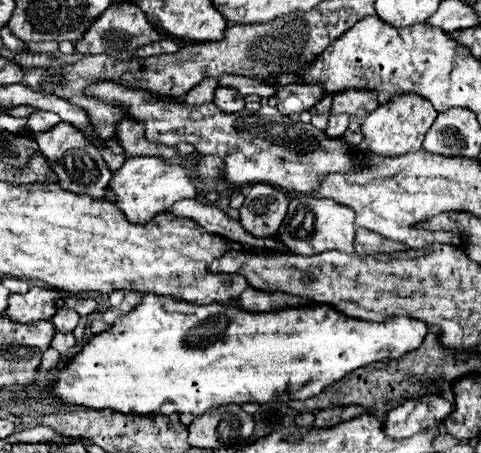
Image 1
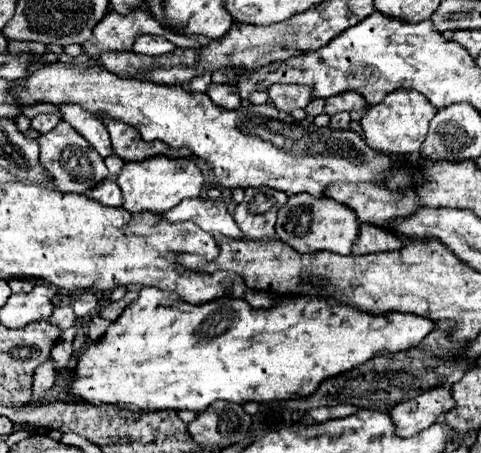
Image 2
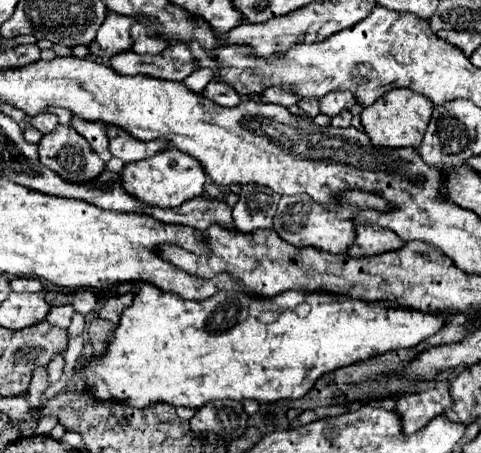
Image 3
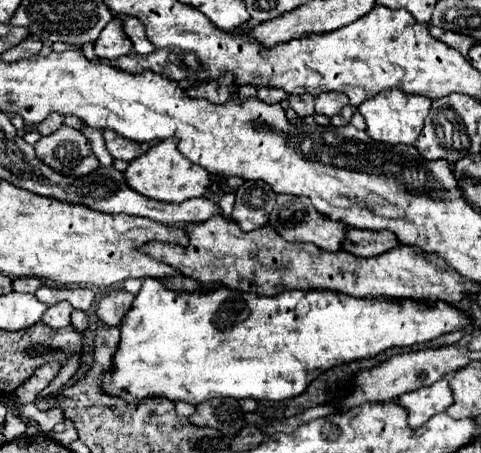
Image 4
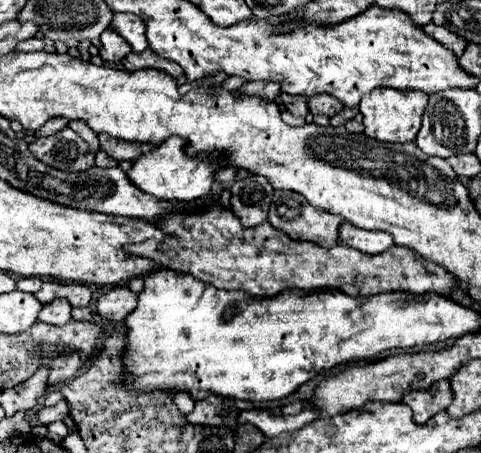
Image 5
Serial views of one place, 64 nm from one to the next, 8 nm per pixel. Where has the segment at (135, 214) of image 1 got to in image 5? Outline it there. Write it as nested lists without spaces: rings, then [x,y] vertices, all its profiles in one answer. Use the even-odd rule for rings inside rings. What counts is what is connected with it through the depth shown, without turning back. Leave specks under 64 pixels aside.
[[[172,136],[158,144],[154,150],[146,152],[144,156],[138,156],[132,162],[132,168],[126,172],[130,182],[136,184],[146,194],[152,194],[160,200],[178,200],[178,202],[188,202],[188,200],[200,200],[210,192],[210,186],[214,182],[214,172],[218,170],[218,164],[212,160],[202,160],[202,158],[190,158],[182,152],[184,142],[178,136]]]

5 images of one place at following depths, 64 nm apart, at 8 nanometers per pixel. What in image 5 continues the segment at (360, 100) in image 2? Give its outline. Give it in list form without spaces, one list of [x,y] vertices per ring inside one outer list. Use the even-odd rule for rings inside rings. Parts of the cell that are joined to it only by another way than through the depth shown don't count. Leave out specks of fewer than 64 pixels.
[[[328,94],[312,96],[308,100],[308,104],[310,104],[312,114],[326,114],[328,118],[332,118],[336,112],[340,112],[344,108],[344,104],[340,100],[336,100],[334,96],[328,96]]]

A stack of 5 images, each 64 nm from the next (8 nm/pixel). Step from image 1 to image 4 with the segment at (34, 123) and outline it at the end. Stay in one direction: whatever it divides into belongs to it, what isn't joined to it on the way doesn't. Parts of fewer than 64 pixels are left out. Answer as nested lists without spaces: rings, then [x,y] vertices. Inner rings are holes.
[[[52,112],[52,114],[48,114],[48,116],[36,126],[36,130],[38,130],[42,136],[48,136],[48,134],[56,132],[56,128],[60,128],[60,126],[62,126],[62,116],[56,114],[56,112]]]

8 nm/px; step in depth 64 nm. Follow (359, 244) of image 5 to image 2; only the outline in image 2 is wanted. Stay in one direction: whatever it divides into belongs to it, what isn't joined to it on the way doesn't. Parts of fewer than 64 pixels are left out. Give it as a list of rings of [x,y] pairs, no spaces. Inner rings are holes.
[[[362,224],[358,230],[358,238],[352,246],[352,254],[372,254],[384,250],[400,250],[404,246],[402,238],[390,234],[388,230],[380,230],[376,226]]]

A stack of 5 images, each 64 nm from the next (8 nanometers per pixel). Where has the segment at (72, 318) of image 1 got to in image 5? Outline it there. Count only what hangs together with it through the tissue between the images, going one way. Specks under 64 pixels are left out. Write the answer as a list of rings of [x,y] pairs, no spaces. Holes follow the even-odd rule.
[[[58,298],[42,308],[38,320],[52,324],[52,326],[64,326],[70,320],[70,310],[72,310],[72,306],[68,304],[68,300]]]

